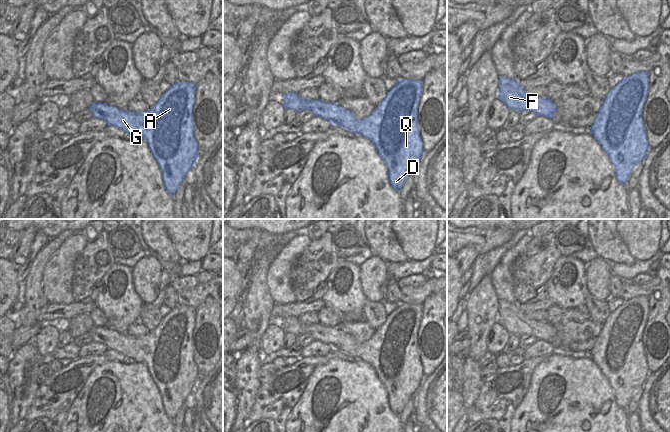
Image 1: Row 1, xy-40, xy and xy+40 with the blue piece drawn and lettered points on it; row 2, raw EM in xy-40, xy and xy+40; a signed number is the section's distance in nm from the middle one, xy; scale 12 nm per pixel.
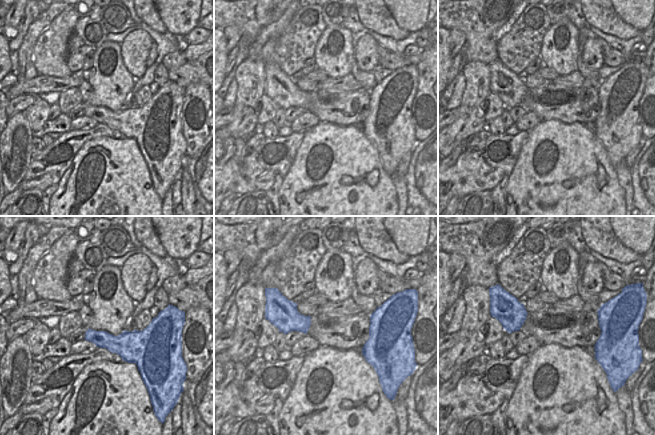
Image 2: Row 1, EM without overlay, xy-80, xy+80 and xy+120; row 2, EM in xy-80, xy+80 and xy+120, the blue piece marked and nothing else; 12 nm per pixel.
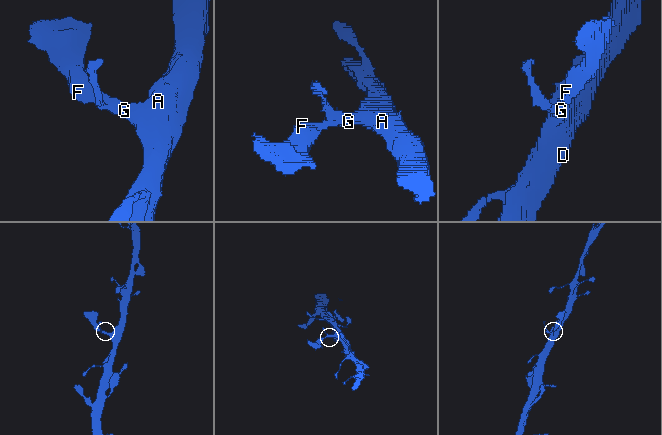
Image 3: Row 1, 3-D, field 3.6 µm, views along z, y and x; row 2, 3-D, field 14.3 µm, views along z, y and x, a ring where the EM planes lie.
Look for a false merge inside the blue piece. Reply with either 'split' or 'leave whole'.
leave whole

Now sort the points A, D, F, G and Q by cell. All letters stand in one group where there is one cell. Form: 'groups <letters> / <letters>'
groups A D F G Q

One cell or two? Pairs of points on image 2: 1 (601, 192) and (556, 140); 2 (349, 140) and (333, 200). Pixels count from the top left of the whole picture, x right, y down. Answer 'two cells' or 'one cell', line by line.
1: one cell
2: one cell

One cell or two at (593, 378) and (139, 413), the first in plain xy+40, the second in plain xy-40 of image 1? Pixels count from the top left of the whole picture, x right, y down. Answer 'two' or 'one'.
one

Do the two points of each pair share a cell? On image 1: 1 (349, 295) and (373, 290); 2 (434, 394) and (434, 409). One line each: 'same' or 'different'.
1: different
2: same

